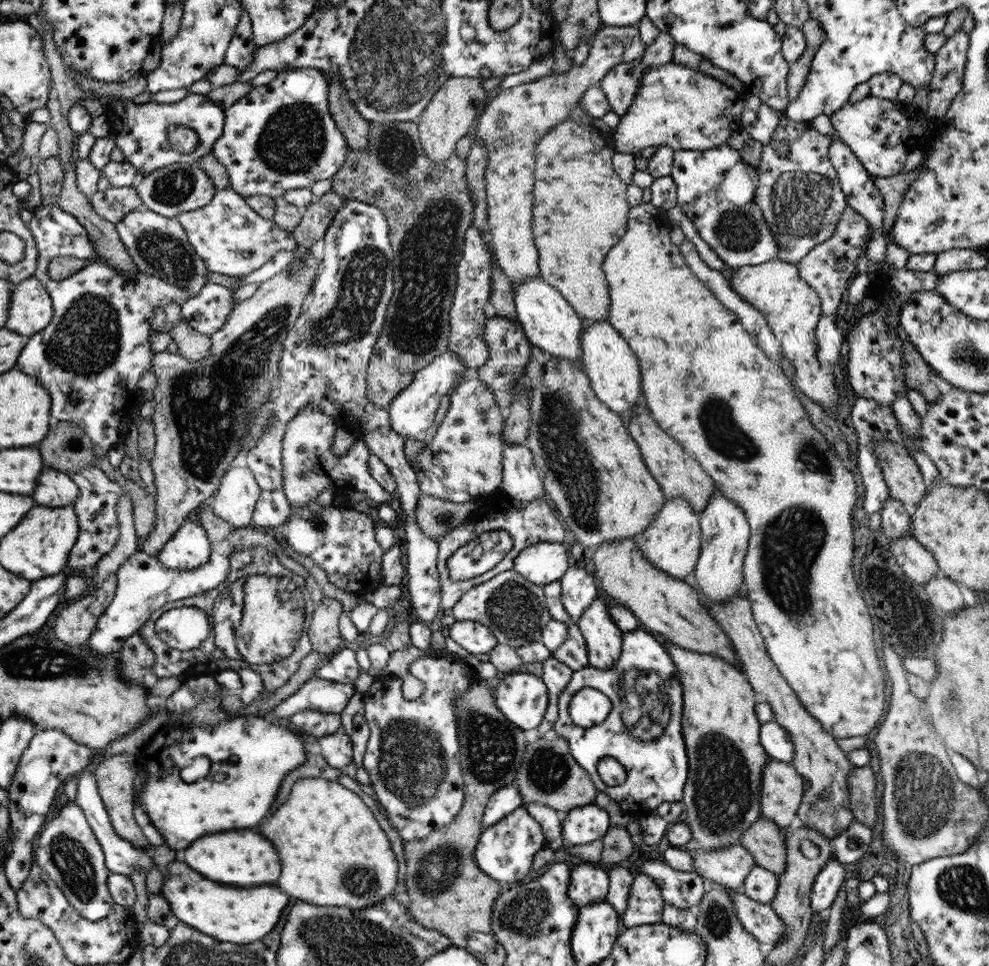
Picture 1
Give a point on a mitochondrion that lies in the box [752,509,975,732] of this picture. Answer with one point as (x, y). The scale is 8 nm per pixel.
(952, 702)

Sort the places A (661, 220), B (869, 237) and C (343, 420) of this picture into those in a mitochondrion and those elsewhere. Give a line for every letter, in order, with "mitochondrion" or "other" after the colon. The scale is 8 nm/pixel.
A: other
B: other
C: other

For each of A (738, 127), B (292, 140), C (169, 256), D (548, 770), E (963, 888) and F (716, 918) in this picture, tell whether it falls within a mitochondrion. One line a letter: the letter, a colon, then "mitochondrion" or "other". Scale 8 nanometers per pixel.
A: other
B: mitochondrion
C: mitochondrion
D: mitochondrion
E: mitochondrion
F: mitochondrion

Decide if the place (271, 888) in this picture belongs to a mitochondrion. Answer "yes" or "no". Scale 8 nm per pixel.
no

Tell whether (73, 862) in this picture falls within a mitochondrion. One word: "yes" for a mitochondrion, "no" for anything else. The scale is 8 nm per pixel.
yes

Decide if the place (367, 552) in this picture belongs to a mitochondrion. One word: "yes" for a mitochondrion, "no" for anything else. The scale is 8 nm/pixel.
no

